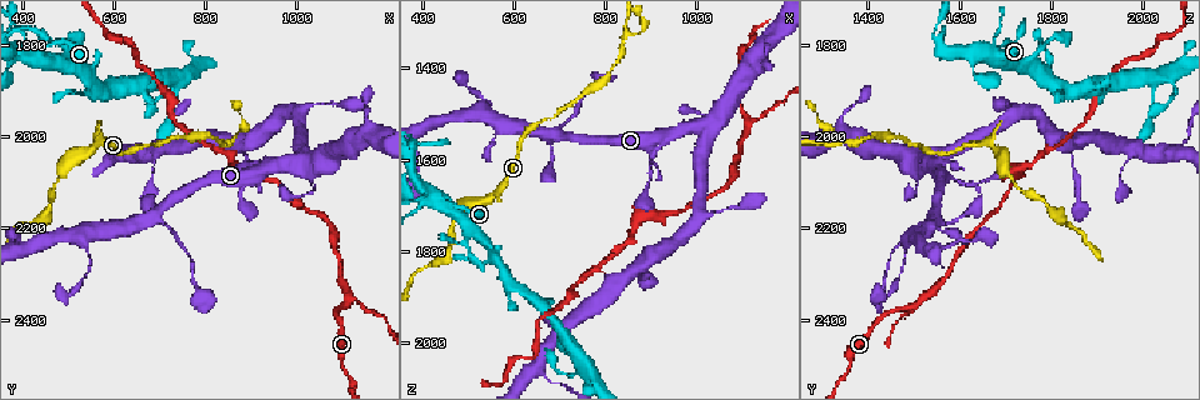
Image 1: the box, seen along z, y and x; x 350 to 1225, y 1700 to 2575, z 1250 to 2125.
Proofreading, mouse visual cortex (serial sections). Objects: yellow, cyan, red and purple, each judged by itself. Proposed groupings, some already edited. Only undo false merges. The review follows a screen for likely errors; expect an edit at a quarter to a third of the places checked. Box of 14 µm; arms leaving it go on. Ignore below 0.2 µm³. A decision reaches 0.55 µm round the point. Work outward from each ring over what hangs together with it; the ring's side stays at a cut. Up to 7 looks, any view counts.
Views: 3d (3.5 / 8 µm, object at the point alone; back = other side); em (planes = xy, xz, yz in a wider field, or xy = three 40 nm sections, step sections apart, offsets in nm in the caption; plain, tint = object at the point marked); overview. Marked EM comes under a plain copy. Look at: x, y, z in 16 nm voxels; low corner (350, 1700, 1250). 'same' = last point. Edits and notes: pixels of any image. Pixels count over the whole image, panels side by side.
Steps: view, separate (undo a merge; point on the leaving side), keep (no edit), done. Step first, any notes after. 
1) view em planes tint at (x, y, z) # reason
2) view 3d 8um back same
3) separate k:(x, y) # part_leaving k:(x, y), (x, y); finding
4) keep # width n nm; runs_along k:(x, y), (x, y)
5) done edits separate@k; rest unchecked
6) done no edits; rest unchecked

view 3d 3.5um at (1110, 2370, 1510) # a fork

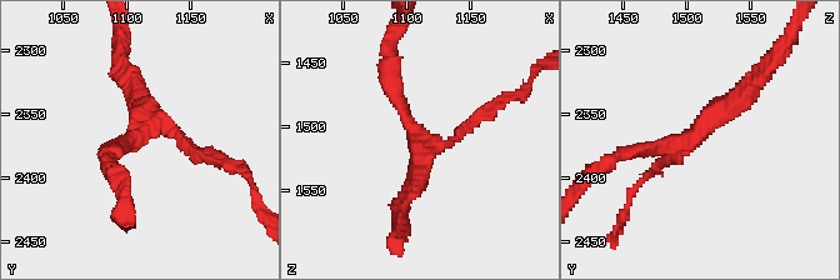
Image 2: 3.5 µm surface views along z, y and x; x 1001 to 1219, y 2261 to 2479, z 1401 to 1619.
view em xy step 5 tint at (1108, 2368, 1508)

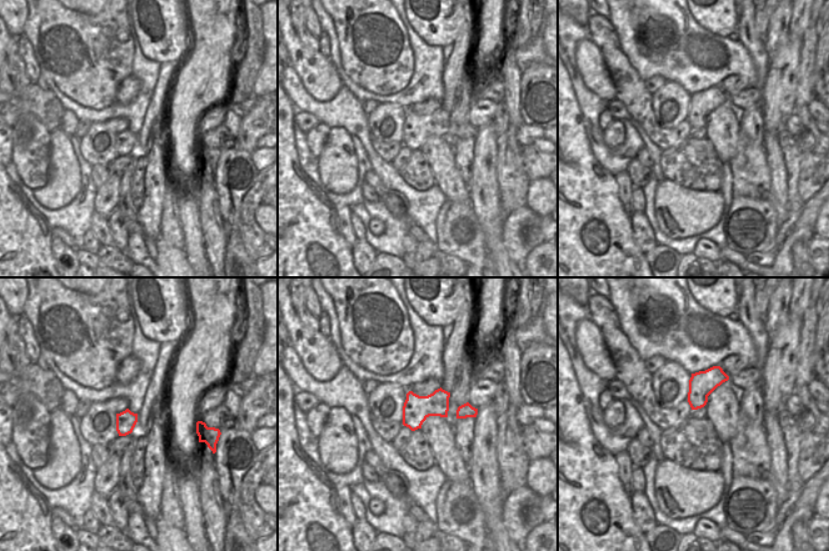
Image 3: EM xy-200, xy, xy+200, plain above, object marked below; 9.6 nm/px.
view em planes tint same

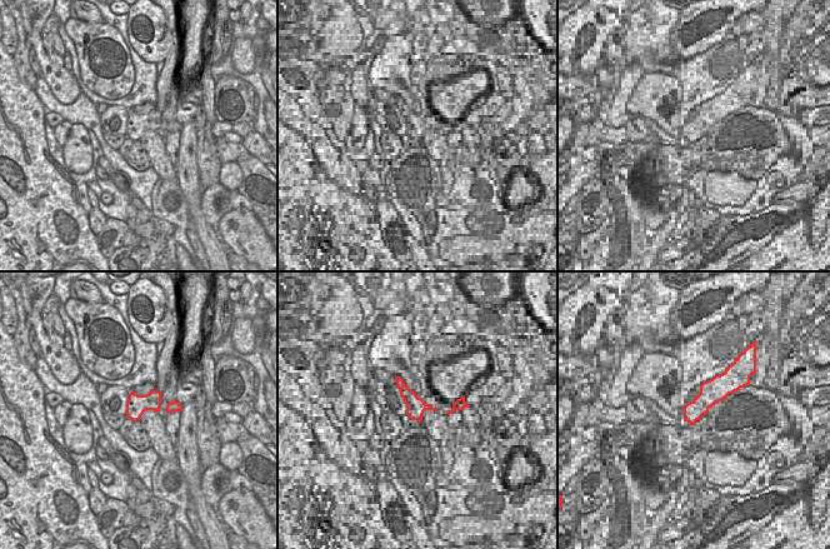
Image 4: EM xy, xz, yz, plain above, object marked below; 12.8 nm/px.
keep # runs_along 2:(624, 155), (689, 140), (755, 83); continuous, no second cell

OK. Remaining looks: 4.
view em xy step 3 tint at (685, 2175, 1545) # branch point

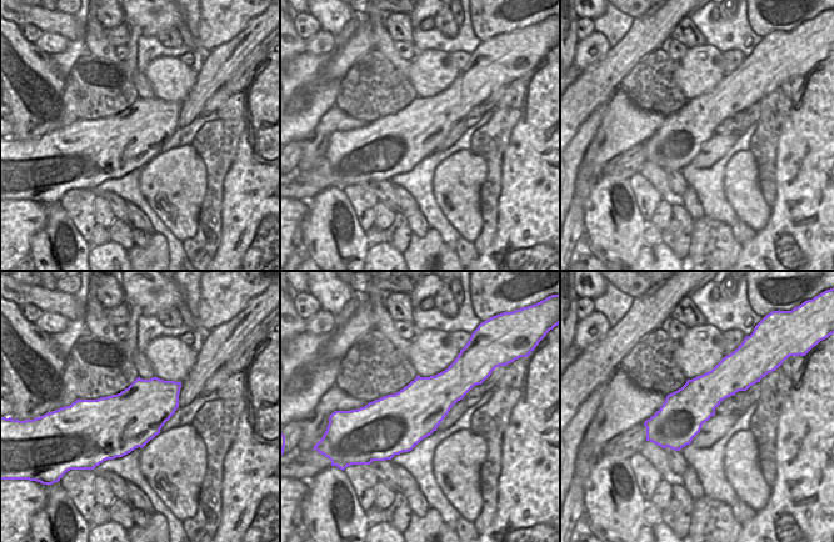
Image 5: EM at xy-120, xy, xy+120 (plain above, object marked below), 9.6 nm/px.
view 3d 3.5um same # see where the arms go

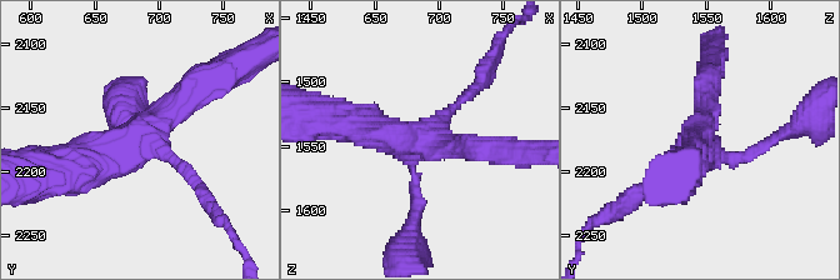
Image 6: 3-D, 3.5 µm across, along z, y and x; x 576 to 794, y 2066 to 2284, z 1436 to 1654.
keep # width 550 nm; runs_along 6:(204, 75), (116, 155), (70, 171); all the same cell

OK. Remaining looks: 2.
done no edits; rest unchecked

